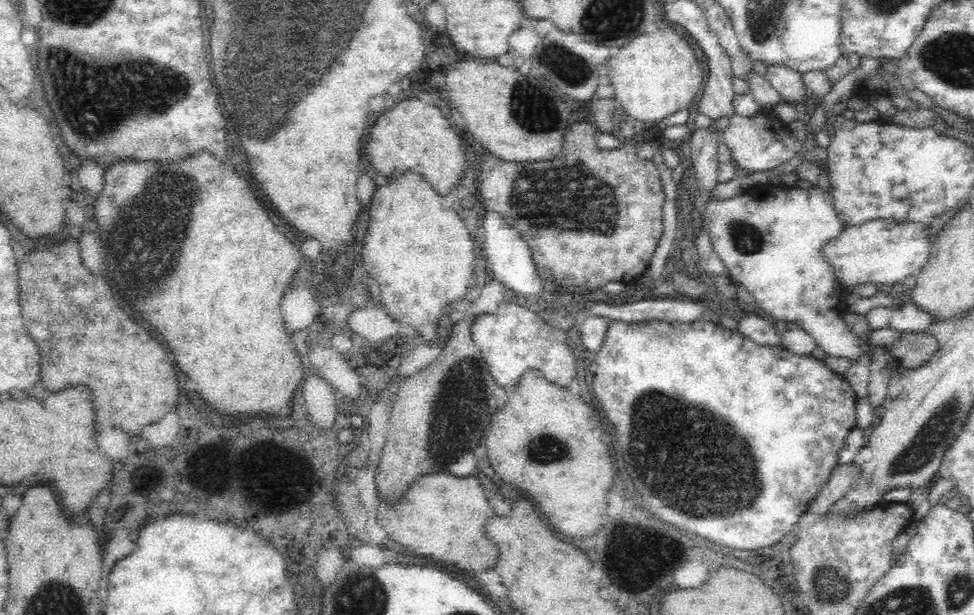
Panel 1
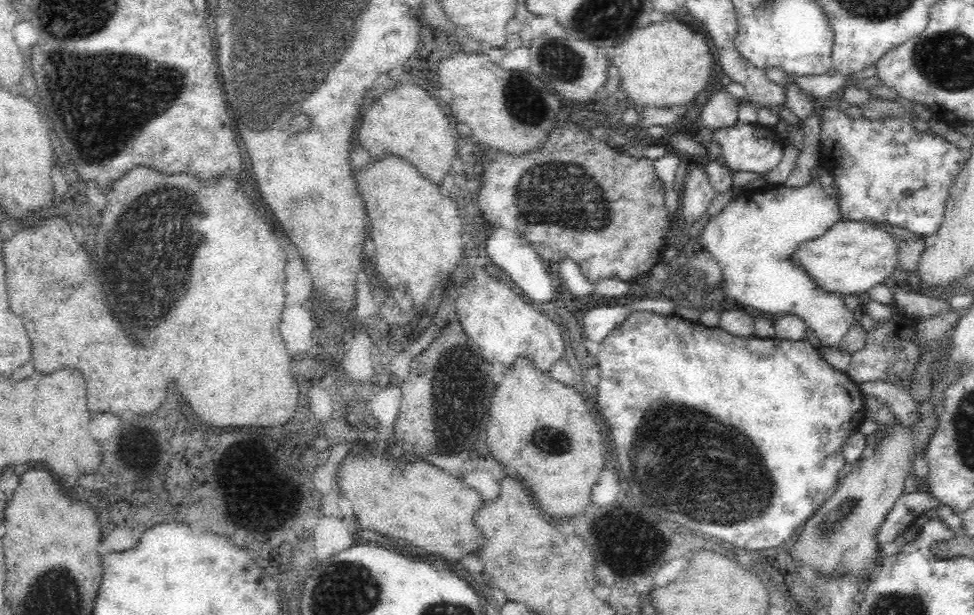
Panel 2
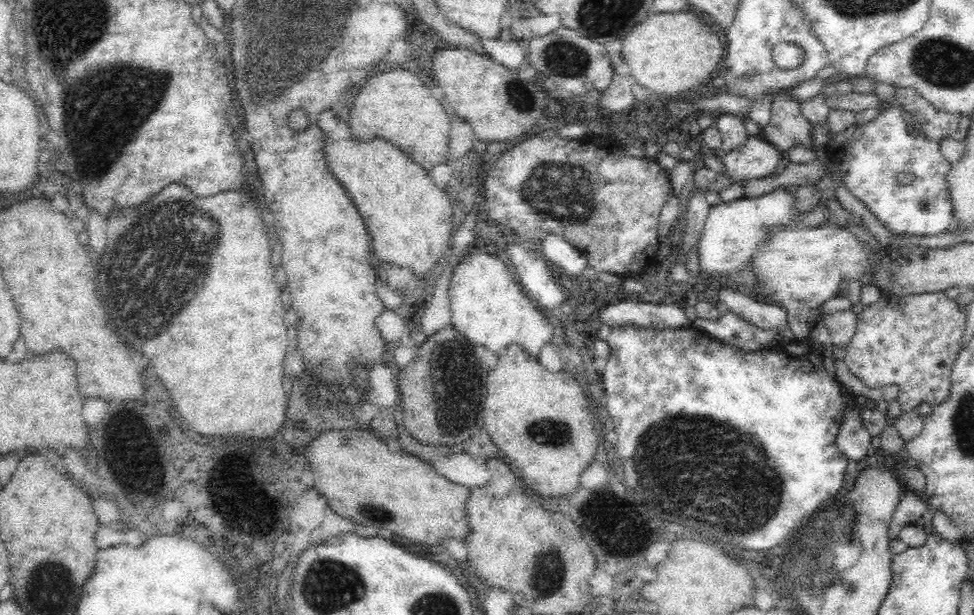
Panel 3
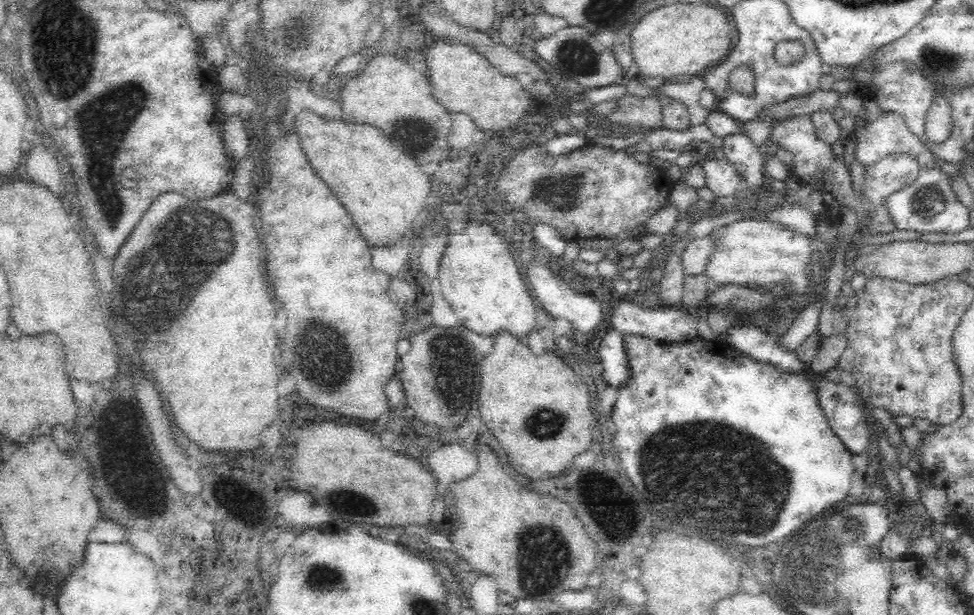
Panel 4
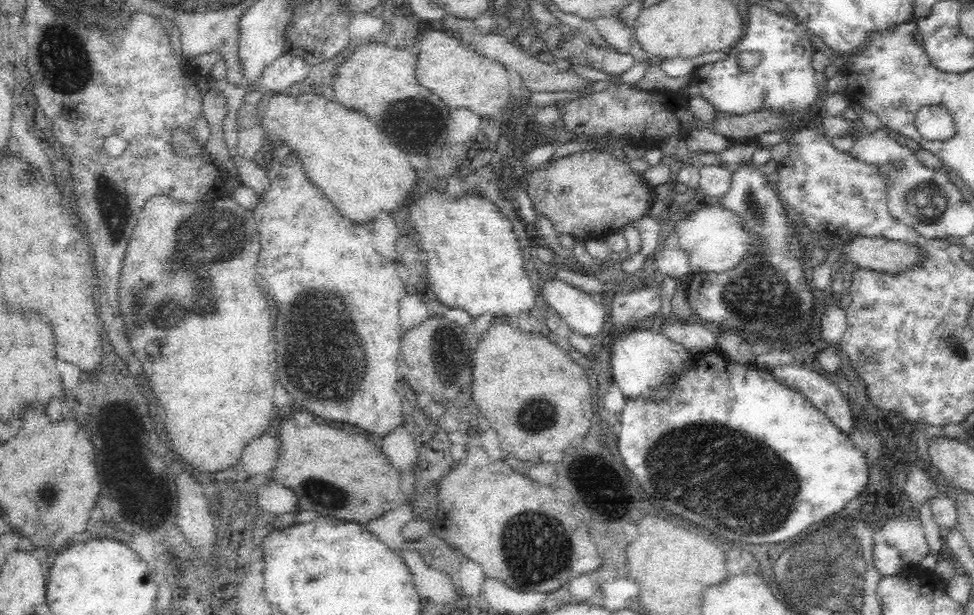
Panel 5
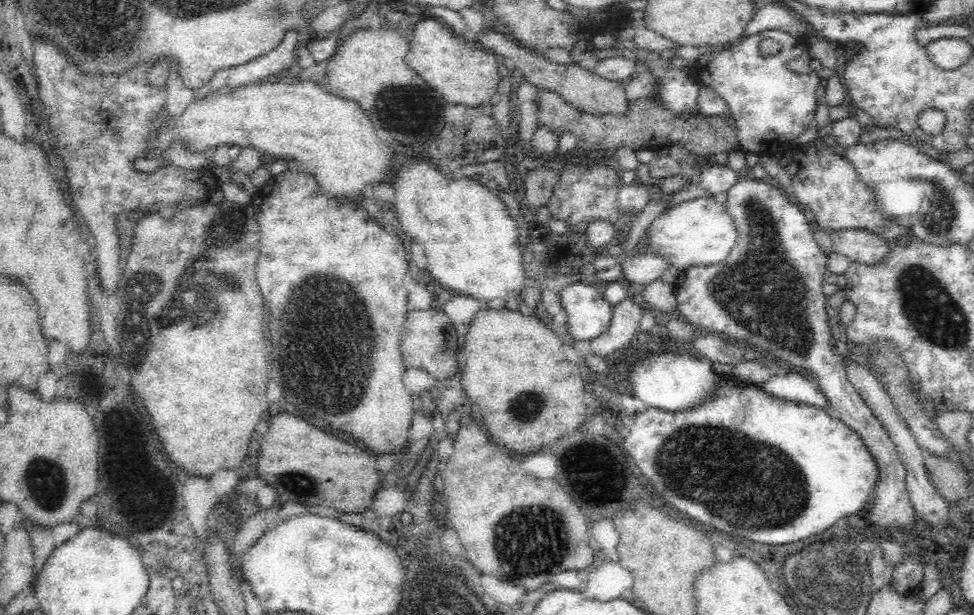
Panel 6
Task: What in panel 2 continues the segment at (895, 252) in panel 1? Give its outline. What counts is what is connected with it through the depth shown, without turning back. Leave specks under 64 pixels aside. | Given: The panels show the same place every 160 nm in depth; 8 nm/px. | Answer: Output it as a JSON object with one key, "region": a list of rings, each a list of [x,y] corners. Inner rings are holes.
{"region":[[[840,219],[829,230],[826,230],[822,236],[800,242],[791,252],[790,259],[792,264],[799,266],[806,272],[815,287],[820,291],[840,295],[860,294],[870,290],[877,284],[881,284],[894,272],[894,268],[898,264],[897,256],[895,256],[896,248],[898,248],[896,247],[896,241],[890,233],[872,222],[854,222]]]}

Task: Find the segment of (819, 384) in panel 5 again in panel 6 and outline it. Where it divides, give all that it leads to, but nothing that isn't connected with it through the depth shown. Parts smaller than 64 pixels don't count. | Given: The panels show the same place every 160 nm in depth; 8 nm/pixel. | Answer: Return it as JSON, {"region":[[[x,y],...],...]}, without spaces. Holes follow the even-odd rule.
{"region":[[[785,368],[773,373],[772,378],[757,388],[768,396],[794,403],[806,403],[827,408],[825,396],[817,389],[814,380],[801,371]]]}

